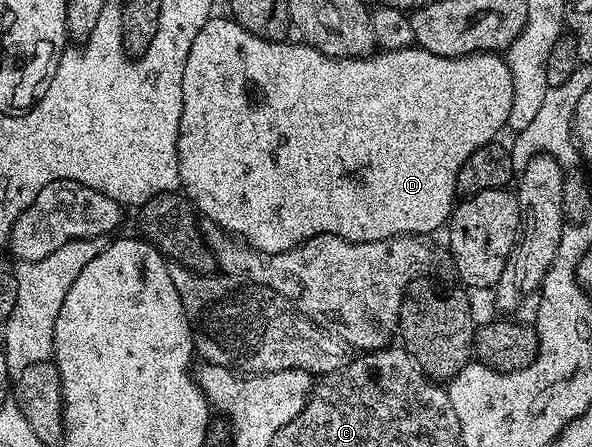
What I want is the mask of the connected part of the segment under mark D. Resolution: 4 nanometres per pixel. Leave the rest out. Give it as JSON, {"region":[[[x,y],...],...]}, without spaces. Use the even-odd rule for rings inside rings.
{"region":[[[212,16],[208,18],[207,23],[197,32],[193,39],[193,48],[189,48],[189,56],[185,60],[185,72],[181,80],[181,96],[183,97],[183,107],[181,108],[181,124],[179,125],[179,135],[177,136],[177,160],[179,161],[179,180],[181,190],[186,197],[190,198],[191,205],[202,217],[213,220],[222,230],[228,234],[242,240],[246,245],[257,248],[261,252],[276,254],[285,252],[299,246],[302,242],[307,242],[319,234],[335,234],[347,242],[372,242],[373,240],[385,240],[386,238],[402,238],[404,236],[431,236],[434,230],[442,231],[448,225],[451,212],[457,202],[455,185],[457,184],[457,172],[477,148],[485,144],[496,141],[500,137],[499,129],[502,131],[509,120],[509,107],[513,105],[513,76],[509,76],[506,57],[500,56],[495,52],[480,52],[477,54],[466,54],[464,58],[446,58],[437,56],[428,50],[418,48],[408,48],[405,50],[383,50],[382,52],[372,53],[366,58],[330,58],[316,50],[314,46],[308,46],[302,41],[284,40],[281,42],[270,42],[264,38],[253,36],[241,24],[237,24],[230,17],[218,18]]]}

